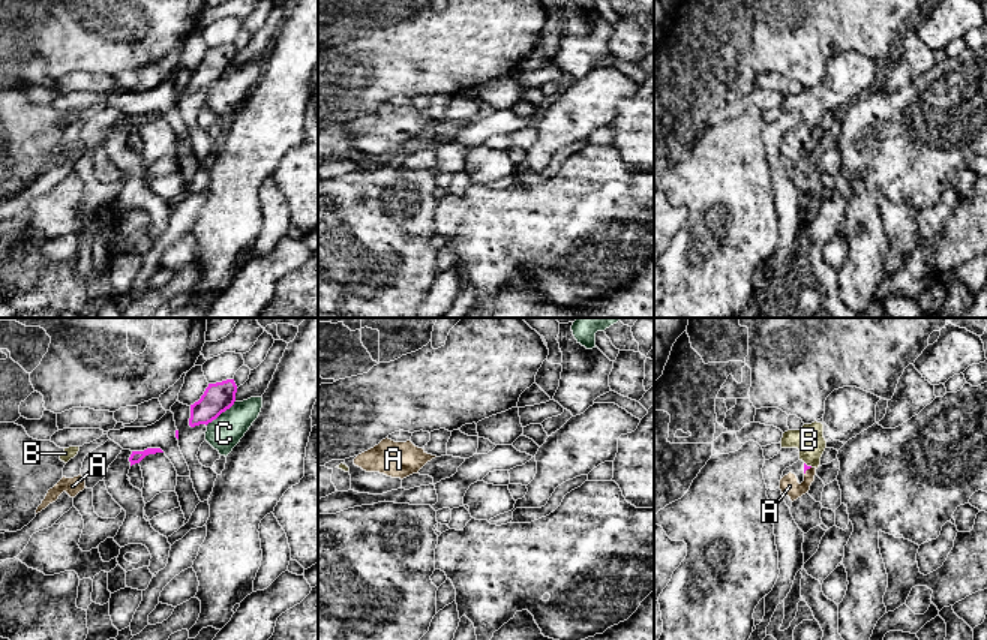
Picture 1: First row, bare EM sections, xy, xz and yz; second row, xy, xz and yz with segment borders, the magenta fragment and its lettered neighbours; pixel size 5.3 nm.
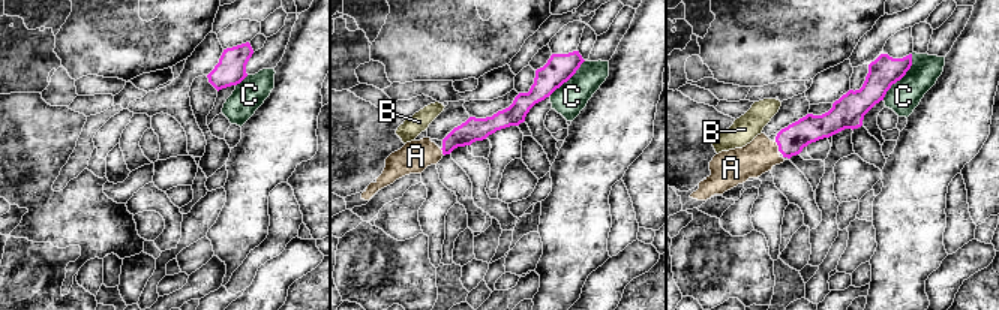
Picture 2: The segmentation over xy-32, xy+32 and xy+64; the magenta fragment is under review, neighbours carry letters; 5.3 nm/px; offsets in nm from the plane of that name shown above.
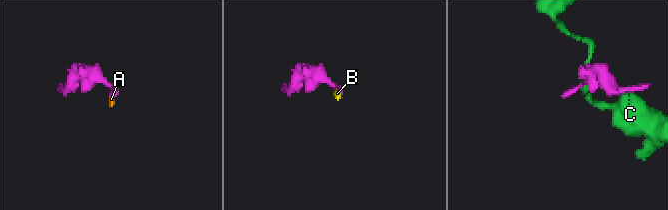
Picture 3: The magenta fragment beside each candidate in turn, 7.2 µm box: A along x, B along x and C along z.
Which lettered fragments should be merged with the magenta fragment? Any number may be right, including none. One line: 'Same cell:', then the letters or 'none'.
Same cell: A

